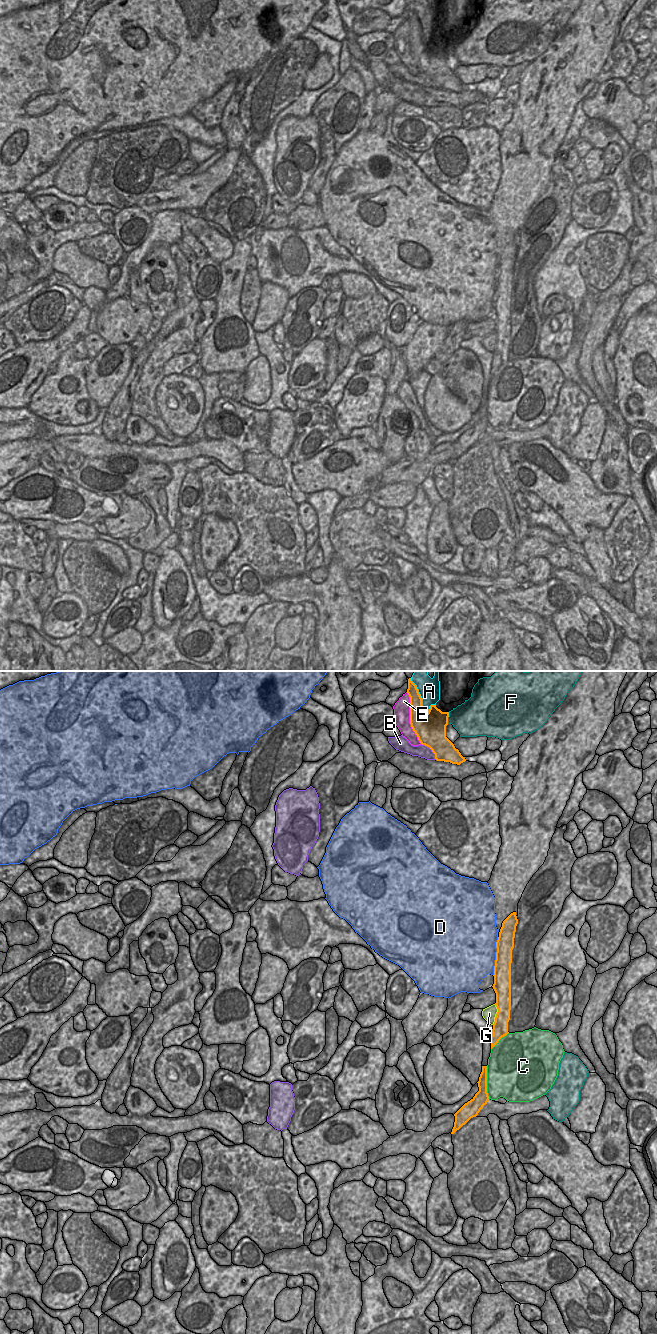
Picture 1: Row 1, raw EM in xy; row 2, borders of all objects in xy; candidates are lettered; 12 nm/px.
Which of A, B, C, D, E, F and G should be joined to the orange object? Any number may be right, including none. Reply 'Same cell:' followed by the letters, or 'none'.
Same cell: none

